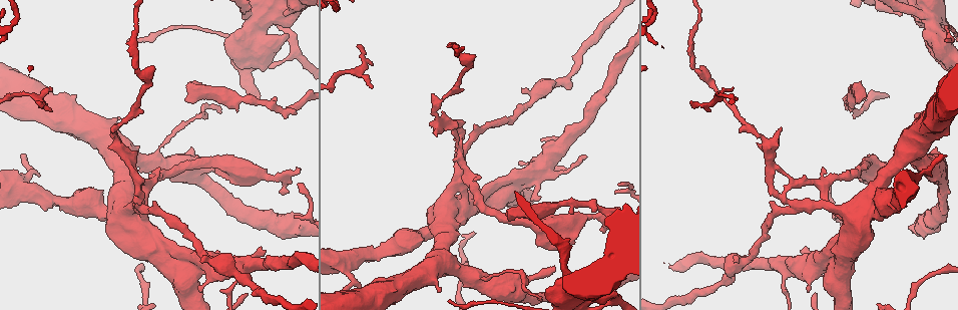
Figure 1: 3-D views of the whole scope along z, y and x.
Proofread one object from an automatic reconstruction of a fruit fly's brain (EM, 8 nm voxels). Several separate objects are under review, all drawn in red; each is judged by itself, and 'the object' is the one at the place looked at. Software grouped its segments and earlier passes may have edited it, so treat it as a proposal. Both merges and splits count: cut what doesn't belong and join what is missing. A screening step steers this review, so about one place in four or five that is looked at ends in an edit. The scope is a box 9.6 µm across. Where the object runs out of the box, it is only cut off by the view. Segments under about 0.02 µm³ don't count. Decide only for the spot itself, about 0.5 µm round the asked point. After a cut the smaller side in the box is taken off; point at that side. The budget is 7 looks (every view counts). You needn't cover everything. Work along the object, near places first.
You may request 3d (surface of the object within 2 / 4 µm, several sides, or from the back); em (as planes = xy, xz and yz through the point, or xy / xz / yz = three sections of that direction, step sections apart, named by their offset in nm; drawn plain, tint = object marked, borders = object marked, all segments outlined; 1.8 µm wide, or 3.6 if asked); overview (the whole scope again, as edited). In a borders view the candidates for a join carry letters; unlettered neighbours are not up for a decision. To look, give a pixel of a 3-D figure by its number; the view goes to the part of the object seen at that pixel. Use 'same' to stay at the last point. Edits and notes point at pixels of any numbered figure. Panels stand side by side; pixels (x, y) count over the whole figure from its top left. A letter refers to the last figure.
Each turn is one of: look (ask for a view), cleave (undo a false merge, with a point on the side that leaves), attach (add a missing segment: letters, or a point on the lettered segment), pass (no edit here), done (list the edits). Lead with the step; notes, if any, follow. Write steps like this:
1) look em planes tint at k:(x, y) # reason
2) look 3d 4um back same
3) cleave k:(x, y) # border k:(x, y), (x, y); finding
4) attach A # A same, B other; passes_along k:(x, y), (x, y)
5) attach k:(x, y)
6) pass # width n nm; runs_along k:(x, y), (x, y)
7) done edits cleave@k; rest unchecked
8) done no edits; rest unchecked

look 3d 4um at 1:(592, 295) # abrupt turn

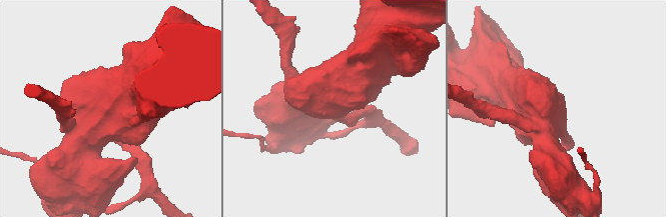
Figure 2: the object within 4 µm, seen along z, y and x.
look em 3.6um xz step 8 tint at 2:(336, 111)

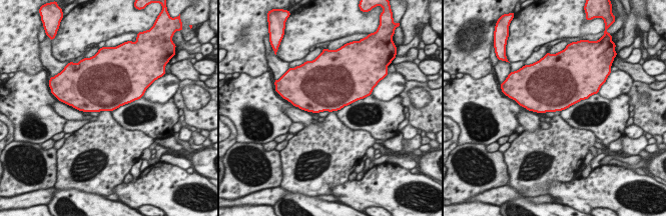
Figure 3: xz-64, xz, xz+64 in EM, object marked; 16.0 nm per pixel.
look em 3.6um planes borders same

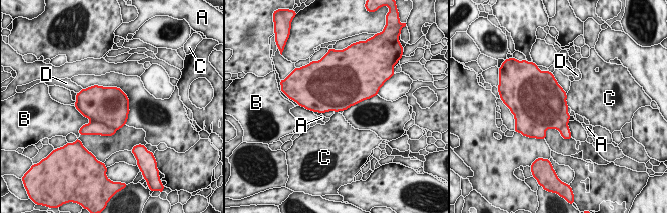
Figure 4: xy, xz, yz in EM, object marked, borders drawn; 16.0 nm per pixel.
cleave 4:(92, 128) # A other, B other, C other, D other; border 4:(90, 120), (102, 122), (116, 130); a second cell is stuck on

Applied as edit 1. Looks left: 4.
look overview # see it whole again

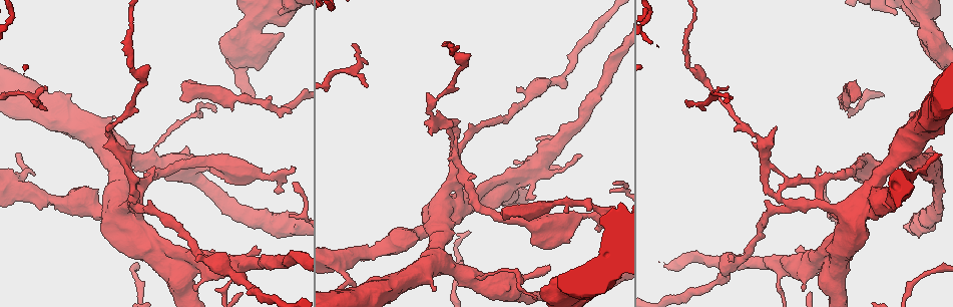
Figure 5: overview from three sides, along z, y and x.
look em xz step 4 borders at 5:(856, 99) # thick end

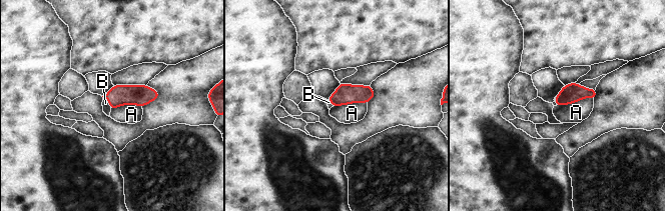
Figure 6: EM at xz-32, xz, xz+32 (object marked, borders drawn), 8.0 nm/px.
look em planes borders same # another direction

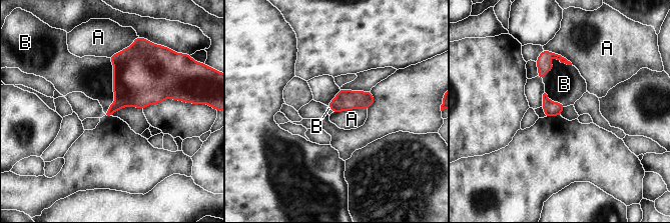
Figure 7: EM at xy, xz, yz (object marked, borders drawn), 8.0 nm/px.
attach B # longest_contact B 440 nm; A other, B same; passes_along 7:(142, 75), (113, 86), (93, 76); the cell continues

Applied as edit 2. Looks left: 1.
done edits cleave@4, attach@7; rest unchecked

